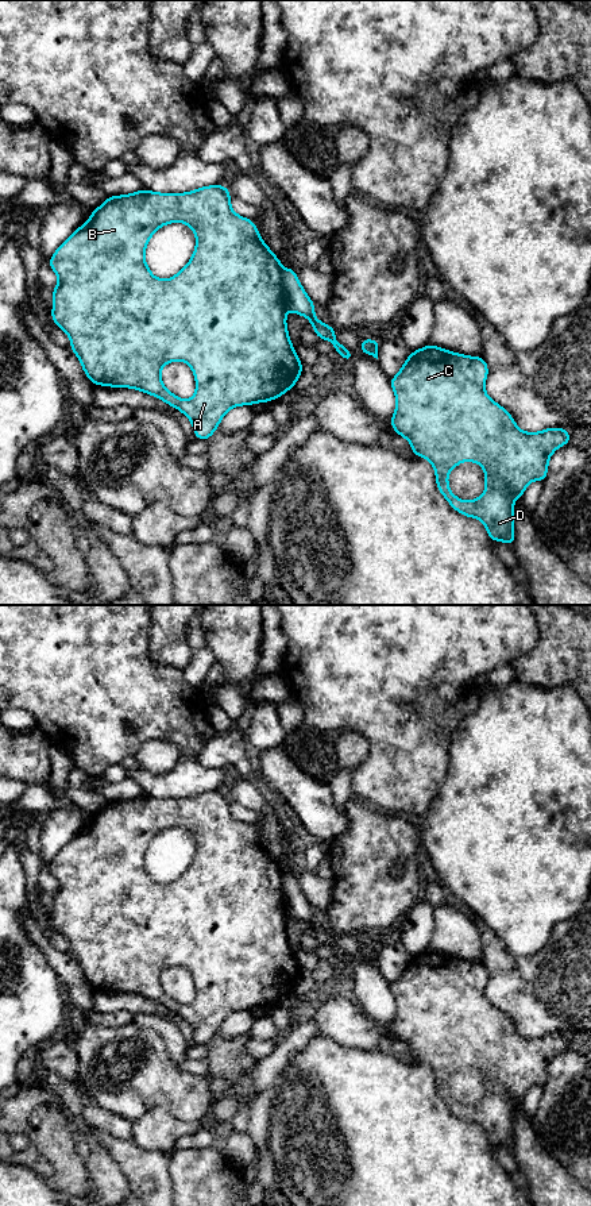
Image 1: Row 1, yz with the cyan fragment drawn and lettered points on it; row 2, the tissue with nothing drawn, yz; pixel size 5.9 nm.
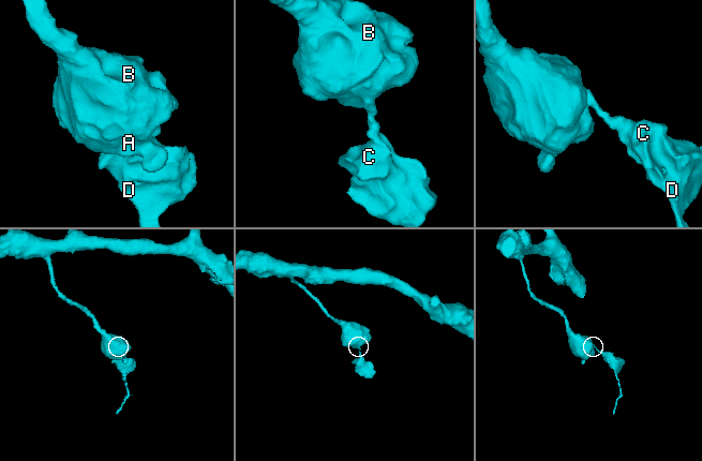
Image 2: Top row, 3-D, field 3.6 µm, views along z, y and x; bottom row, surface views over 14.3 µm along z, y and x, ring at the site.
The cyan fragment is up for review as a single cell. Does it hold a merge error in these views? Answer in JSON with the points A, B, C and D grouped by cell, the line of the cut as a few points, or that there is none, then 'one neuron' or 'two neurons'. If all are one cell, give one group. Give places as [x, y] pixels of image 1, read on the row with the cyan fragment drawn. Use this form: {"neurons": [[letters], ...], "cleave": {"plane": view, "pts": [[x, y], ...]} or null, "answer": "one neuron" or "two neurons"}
{"neurons": [["A", "B"], ["C", "D"]], "cleave": {"plane": "yz", "pts": [[282, 269], [282, 295], [286, 307]]}, "answer": "two neurons"}

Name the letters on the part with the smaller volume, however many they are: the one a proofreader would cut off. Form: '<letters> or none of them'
C, D

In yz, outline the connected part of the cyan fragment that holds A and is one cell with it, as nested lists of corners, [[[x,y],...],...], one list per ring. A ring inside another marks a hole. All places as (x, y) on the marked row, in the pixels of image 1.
[[[210,185],[198,188],[188,193],[157,193],[147,189],[123,196],[108,197],[97,209],[90,213],[90,219],[78,227],[73,235],[66,239],[50,258],[49,265],[58,276],[59,282],[53,289],[53,321],[62,328],[72,343],[72,351],[77,355],[93,385],[132,388],[147,394],[155,396],[186,415],[193,424],[193,432],[197,439],[208,440],[217,429],[223,416],[233,407],[252,405],[255,402],[267,402],[294,388],[302,373],[300,362],[286,327],[286,304],[282,290],[283,267],[281,261],[267,247],[259,235],[259,230],[252,220],[235,213],[229,201],[231,193],[224,185]],[[181,221],[189,226],[196,234],[196,250],[188,265],[169,280],[159,280],[152,276],[146,261],[144,251],[152,234],[165,224]],[[173,361],[188,363],[196,377],[196,394],[190,400],[182,400],[165,388],[161,381],[161,369]]]

